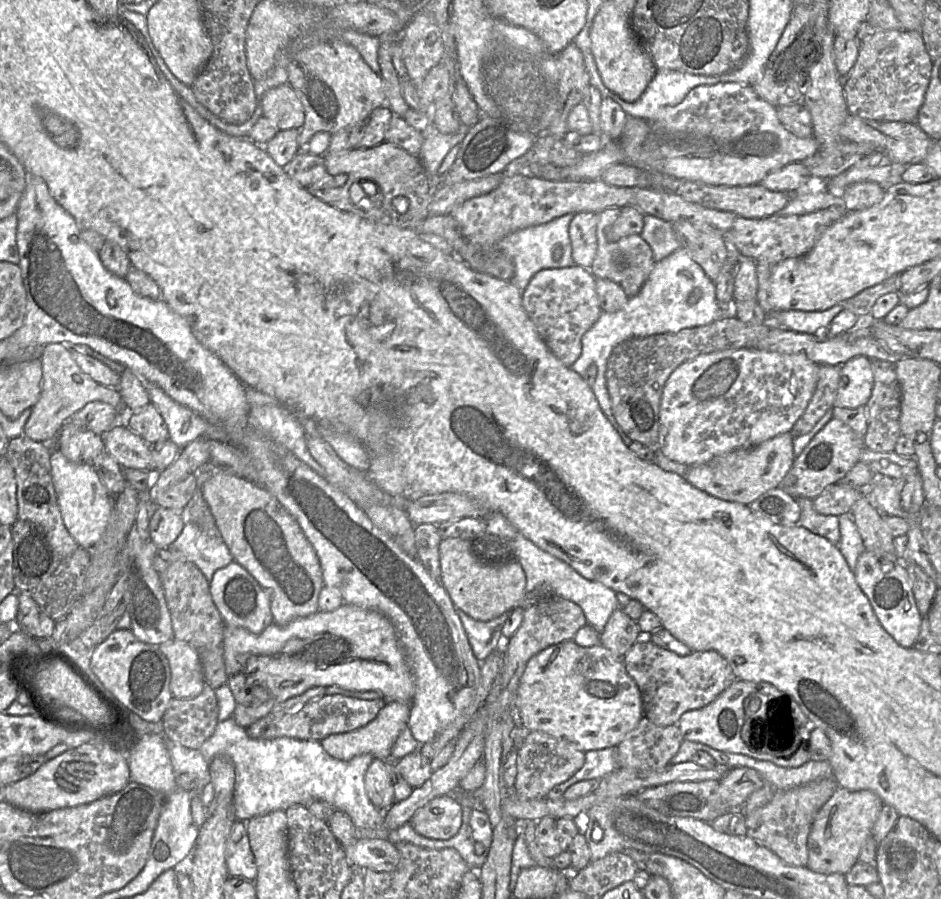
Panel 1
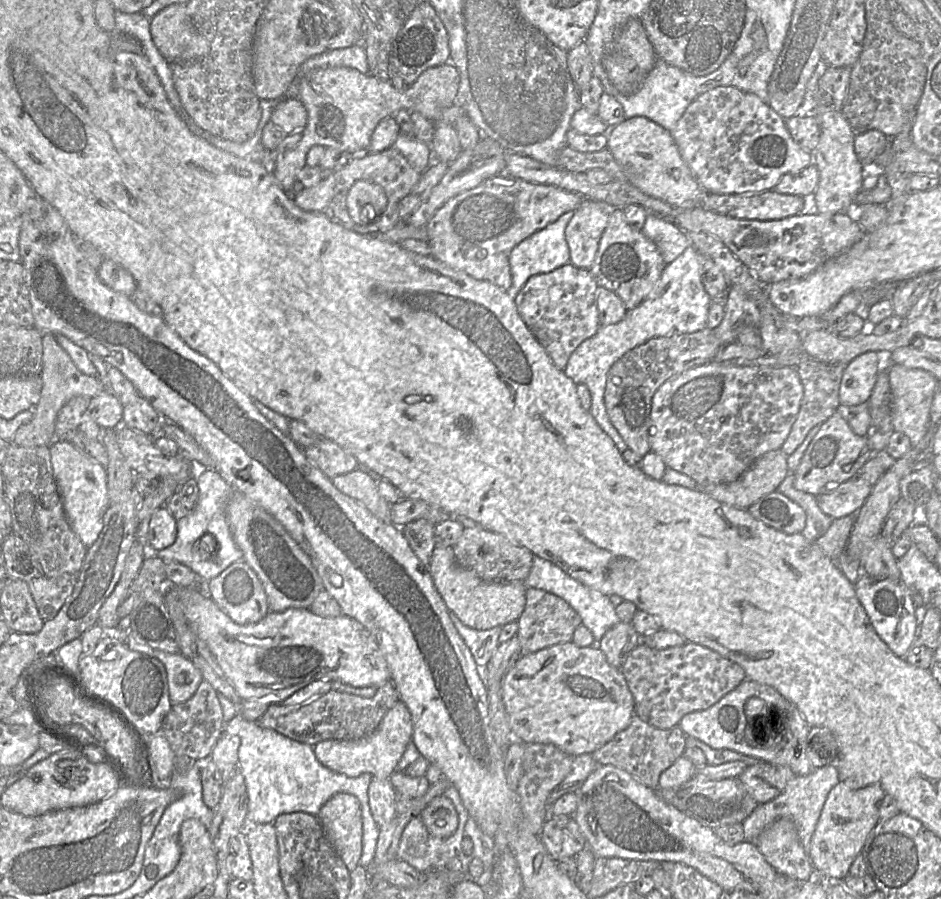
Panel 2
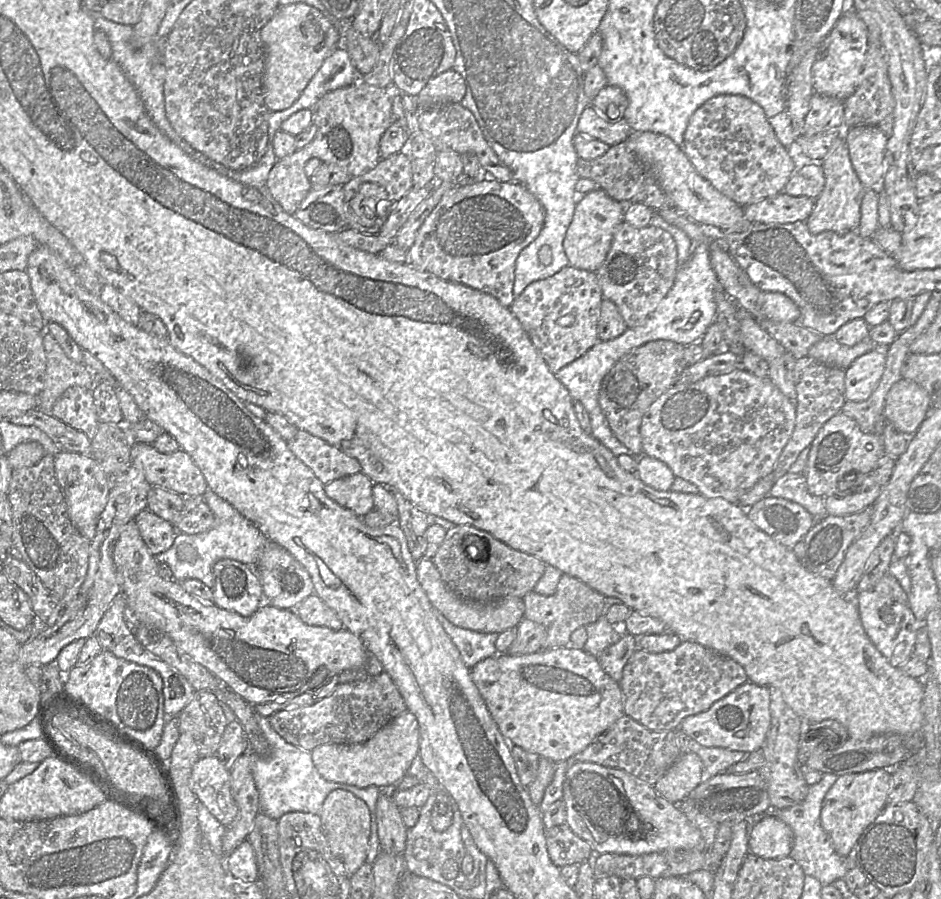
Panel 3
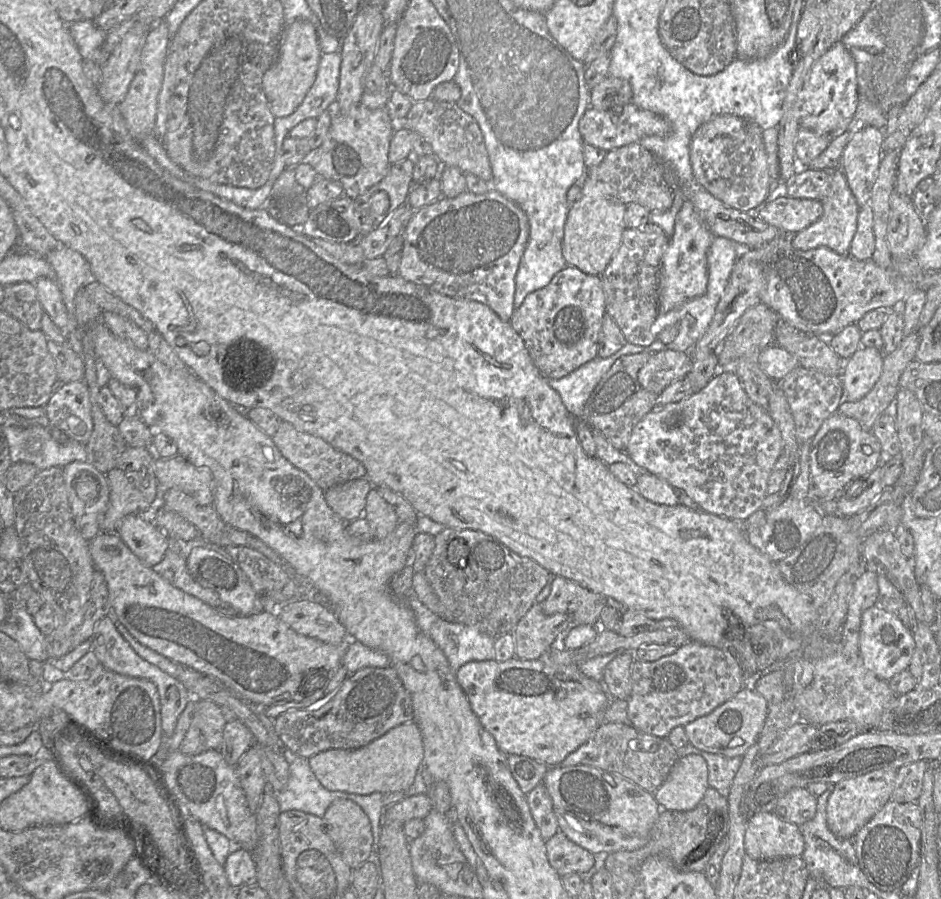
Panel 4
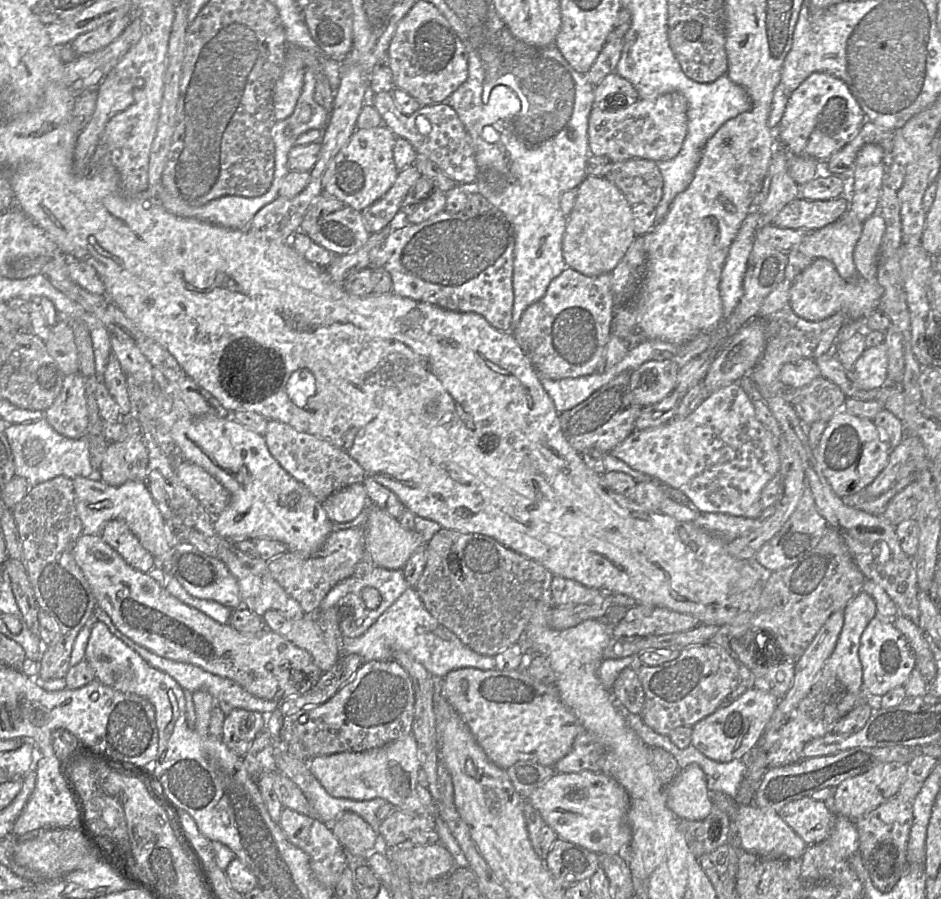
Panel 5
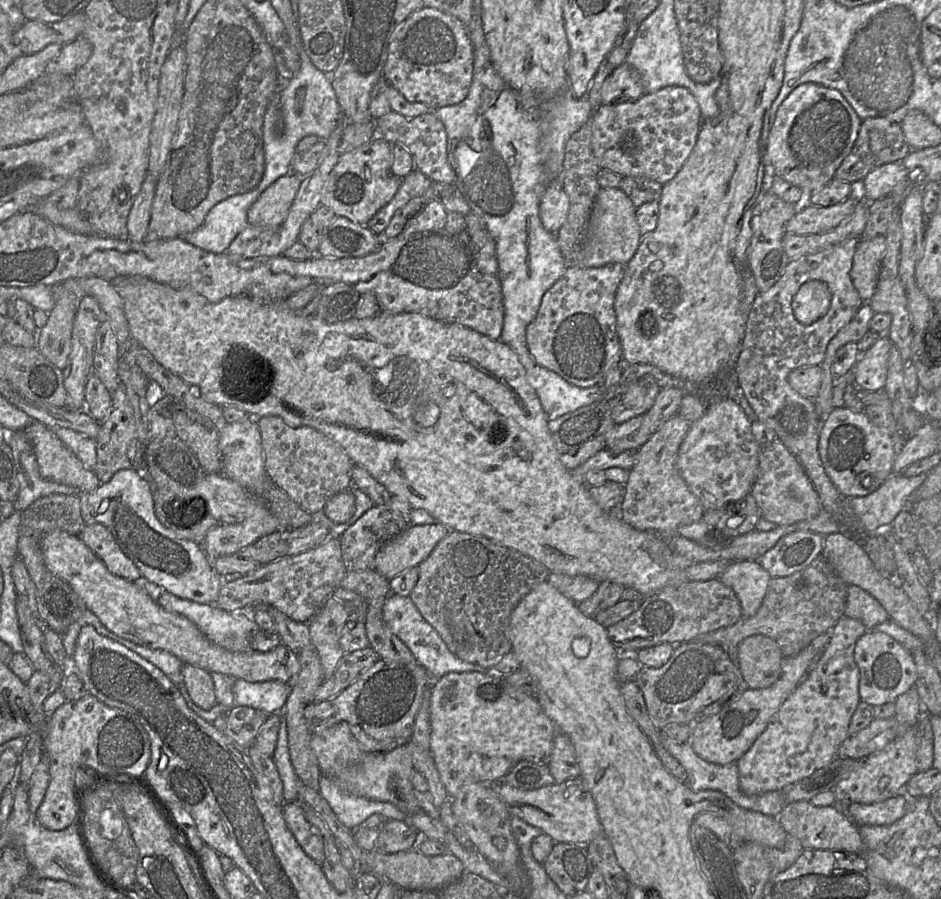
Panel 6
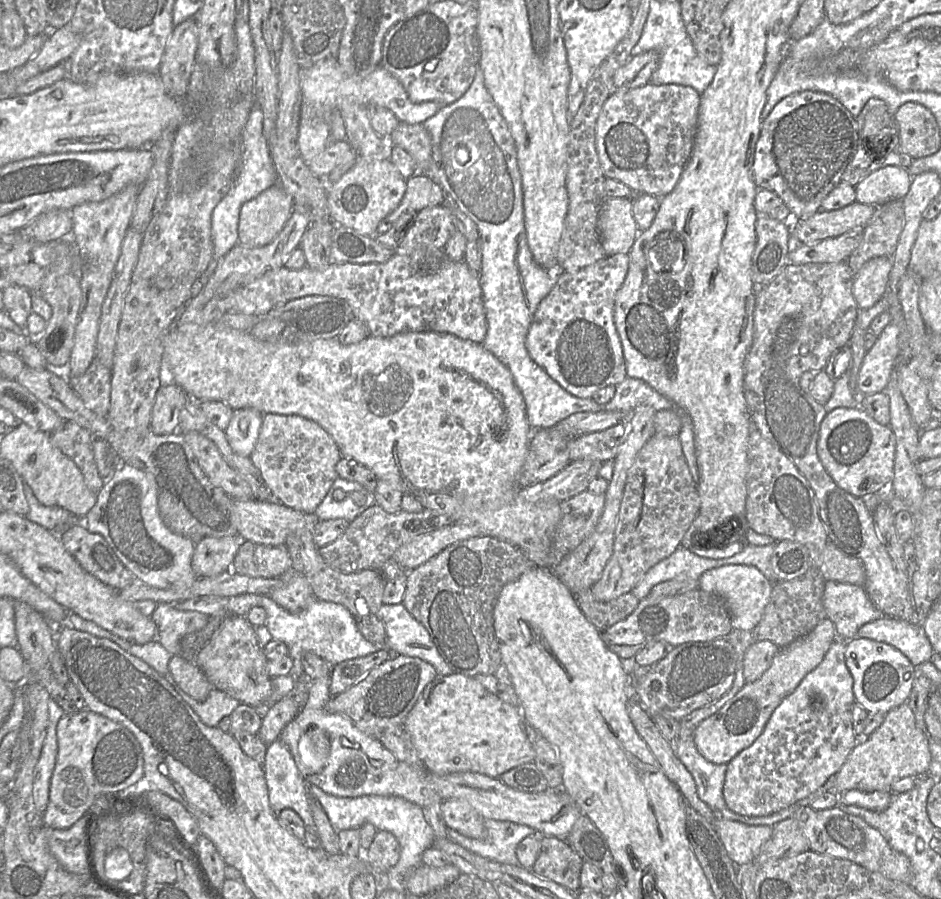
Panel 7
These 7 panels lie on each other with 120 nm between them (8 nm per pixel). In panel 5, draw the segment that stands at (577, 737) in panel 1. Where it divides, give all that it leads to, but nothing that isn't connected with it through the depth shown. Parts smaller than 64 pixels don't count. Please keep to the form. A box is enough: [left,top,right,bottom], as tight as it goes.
[441,668,586,770]

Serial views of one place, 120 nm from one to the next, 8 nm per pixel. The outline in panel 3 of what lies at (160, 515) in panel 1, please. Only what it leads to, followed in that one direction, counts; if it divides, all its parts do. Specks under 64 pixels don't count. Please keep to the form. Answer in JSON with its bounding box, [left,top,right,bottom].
[134,509,178,556]

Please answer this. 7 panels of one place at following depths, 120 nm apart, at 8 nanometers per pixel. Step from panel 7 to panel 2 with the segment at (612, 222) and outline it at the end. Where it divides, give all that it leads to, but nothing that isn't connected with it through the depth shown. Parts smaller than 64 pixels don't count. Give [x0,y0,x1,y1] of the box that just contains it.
[565,199,609,269]

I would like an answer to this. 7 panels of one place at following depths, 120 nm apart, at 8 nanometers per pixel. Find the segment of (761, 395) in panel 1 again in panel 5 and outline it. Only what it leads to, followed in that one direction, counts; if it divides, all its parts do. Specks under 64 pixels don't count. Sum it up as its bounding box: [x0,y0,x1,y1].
[610,381,779,518]

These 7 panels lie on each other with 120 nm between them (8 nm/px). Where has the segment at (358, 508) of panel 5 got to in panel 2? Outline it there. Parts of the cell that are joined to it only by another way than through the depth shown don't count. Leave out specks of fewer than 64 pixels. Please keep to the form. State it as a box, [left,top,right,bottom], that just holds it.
[331,466,391,523]

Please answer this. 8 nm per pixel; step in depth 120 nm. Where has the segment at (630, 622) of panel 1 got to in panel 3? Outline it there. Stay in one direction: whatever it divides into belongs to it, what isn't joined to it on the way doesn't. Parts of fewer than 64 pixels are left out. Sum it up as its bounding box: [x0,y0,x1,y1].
[598,633,639,683]

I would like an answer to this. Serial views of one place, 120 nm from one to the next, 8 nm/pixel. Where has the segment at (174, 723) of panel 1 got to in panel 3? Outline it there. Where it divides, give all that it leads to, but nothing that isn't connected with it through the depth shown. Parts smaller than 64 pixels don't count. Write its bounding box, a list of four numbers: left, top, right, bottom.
[179,690,227,757]

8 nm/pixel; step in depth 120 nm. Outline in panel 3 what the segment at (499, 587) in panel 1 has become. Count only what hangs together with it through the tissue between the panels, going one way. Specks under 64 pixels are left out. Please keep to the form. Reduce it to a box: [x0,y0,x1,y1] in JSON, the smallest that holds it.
[417,558,525,634]

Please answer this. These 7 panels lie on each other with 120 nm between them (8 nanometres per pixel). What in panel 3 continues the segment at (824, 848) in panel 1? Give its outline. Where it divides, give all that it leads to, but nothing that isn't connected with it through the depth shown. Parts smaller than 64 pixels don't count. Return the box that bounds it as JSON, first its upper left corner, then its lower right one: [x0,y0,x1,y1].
[820,769,893,857]

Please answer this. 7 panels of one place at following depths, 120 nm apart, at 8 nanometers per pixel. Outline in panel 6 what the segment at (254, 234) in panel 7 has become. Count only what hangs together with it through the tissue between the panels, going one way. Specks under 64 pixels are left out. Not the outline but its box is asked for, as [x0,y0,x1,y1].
[247,172,302,228]

